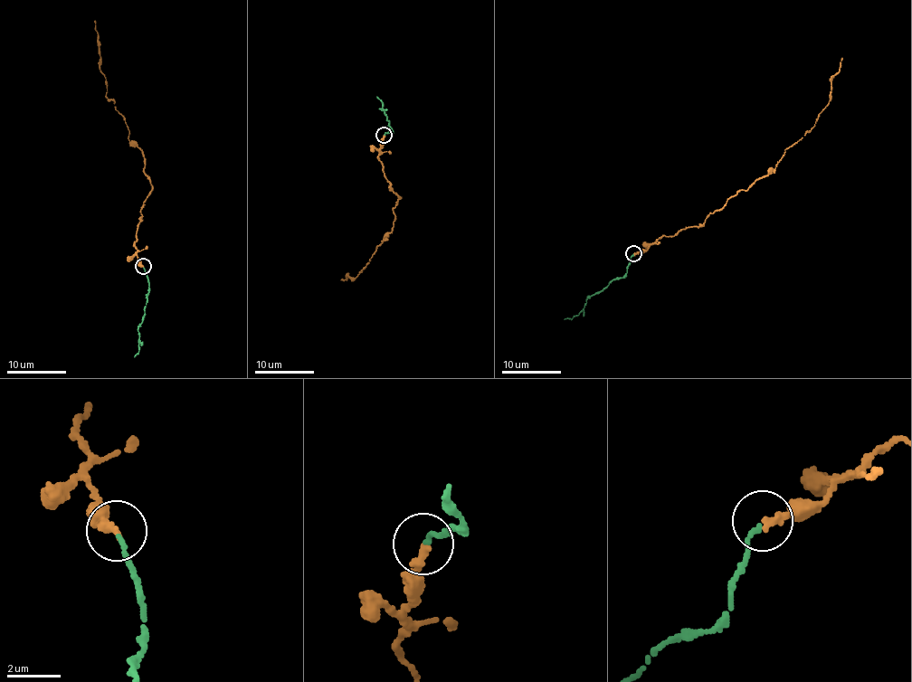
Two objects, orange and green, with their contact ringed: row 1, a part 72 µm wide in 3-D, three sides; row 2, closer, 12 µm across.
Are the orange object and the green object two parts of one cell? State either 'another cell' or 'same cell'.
same cell

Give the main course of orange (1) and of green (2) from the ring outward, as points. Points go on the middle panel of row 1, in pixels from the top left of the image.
1: (384, 135), (378, 155), (390, 189), (400, 198), (393, 209), (395, 220), (353, 280), (348, 275), (340, 279)
2: (384, 134), (393, 129), (384, 111), (380, 109), (383, 105), (377, 96)

